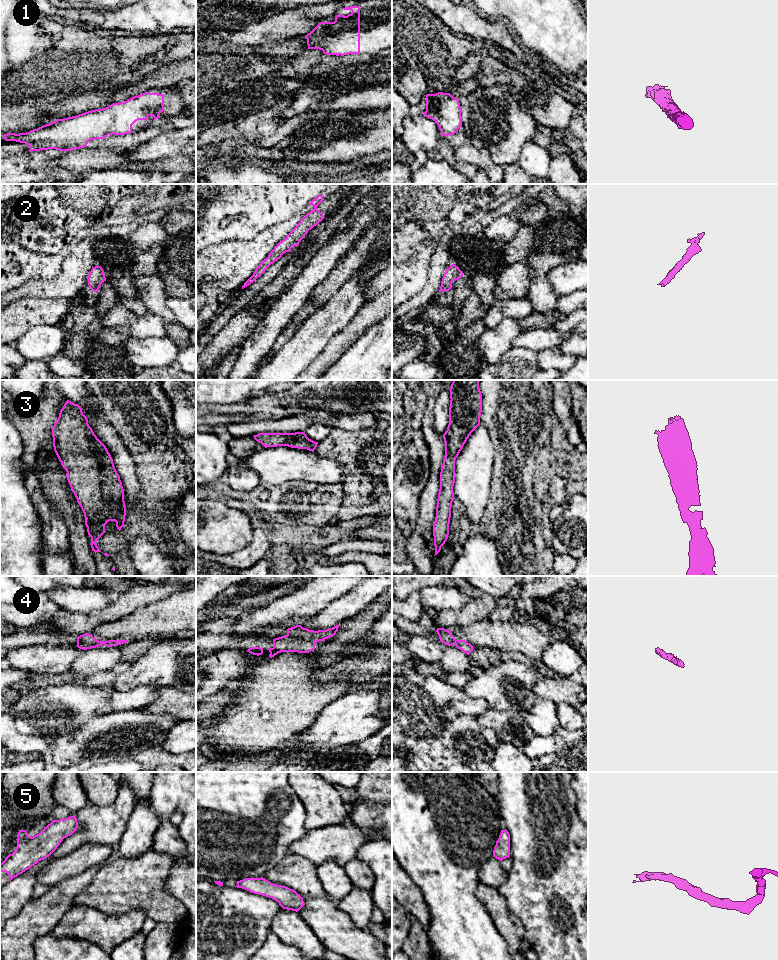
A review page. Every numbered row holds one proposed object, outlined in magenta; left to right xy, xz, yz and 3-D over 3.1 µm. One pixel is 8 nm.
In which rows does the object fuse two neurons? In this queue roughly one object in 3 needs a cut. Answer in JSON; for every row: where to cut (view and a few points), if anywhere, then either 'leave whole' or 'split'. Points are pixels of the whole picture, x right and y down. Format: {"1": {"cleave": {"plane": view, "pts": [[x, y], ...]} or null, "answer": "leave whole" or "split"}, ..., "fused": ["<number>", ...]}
{"1": {"cleave": null, "answer": "leave whole"}, "2": {"cleave": null, "answer": "leave whole"}, "3": {"cleave": null, "answer": "leave whole"}, "4": {"cleave": null, "answer": "leave whole"}, "5": {"cleave": null, "answer": "leave whole"}, "fused": []}

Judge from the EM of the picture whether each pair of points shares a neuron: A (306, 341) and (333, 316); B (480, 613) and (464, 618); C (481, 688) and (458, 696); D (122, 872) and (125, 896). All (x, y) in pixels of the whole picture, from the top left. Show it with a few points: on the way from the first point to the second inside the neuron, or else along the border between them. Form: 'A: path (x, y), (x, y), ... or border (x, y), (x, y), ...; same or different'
A: path (313, 335), (326, 322); same
B: path (476, 613), (468, 614); same
C: border (461, 689), (469, 696), (482, 698), (487, 703); different
D: path (122, 878), (125, 890); same

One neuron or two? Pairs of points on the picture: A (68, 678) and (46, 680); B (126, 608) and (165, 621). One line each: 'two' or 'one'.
A: one
B: two

